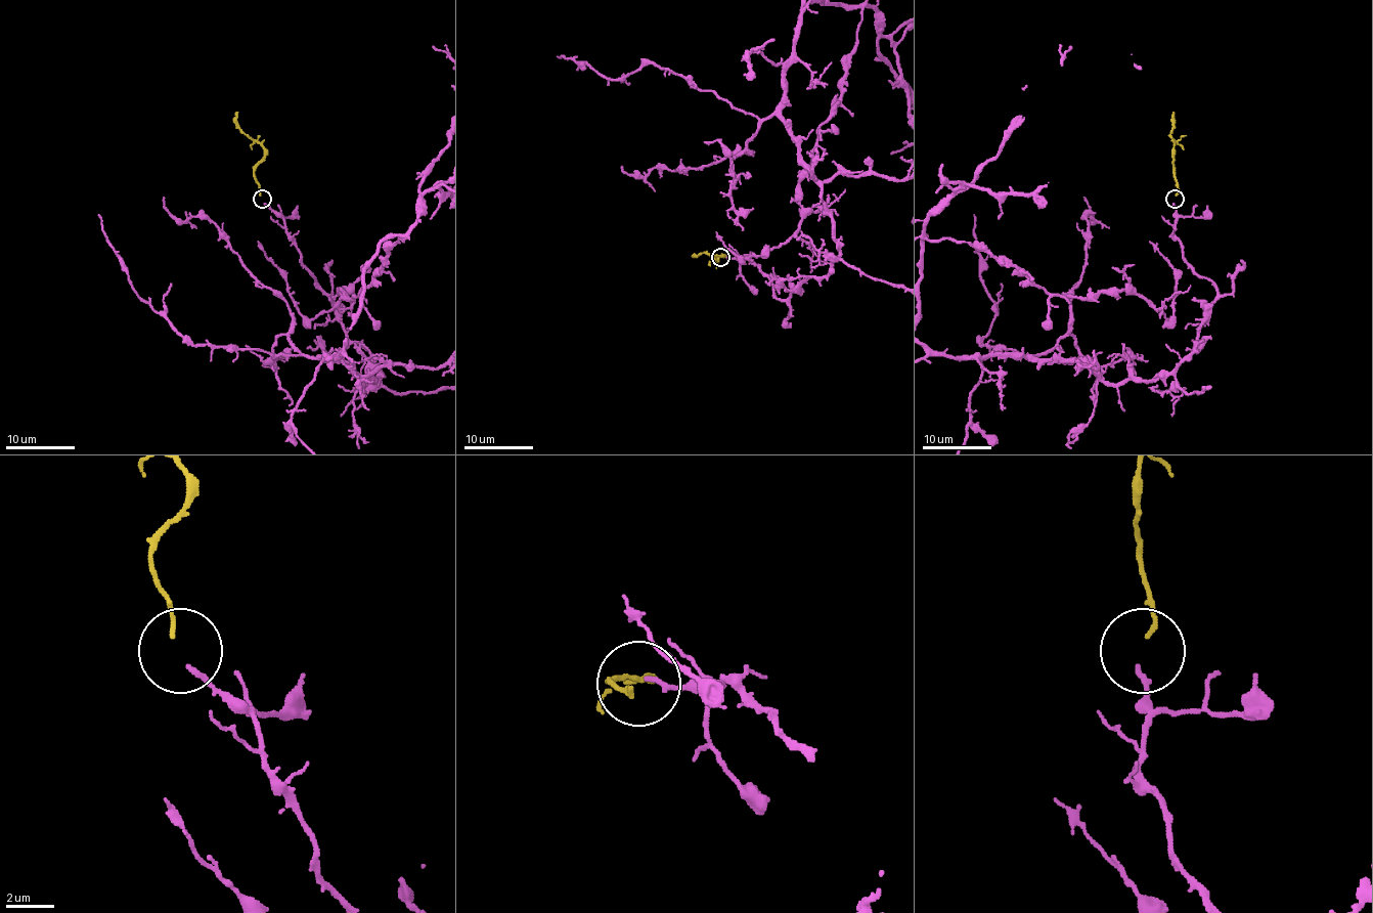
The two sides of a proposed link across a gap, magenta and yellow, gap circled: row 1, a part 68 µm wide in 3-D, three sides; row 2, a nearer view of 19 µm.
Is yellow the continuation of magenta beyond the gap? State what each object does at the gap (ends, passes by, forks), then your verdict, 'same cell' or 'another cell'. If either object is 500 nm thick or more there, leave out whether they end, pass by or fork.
magenta ends there; yellow ends there; same cell

